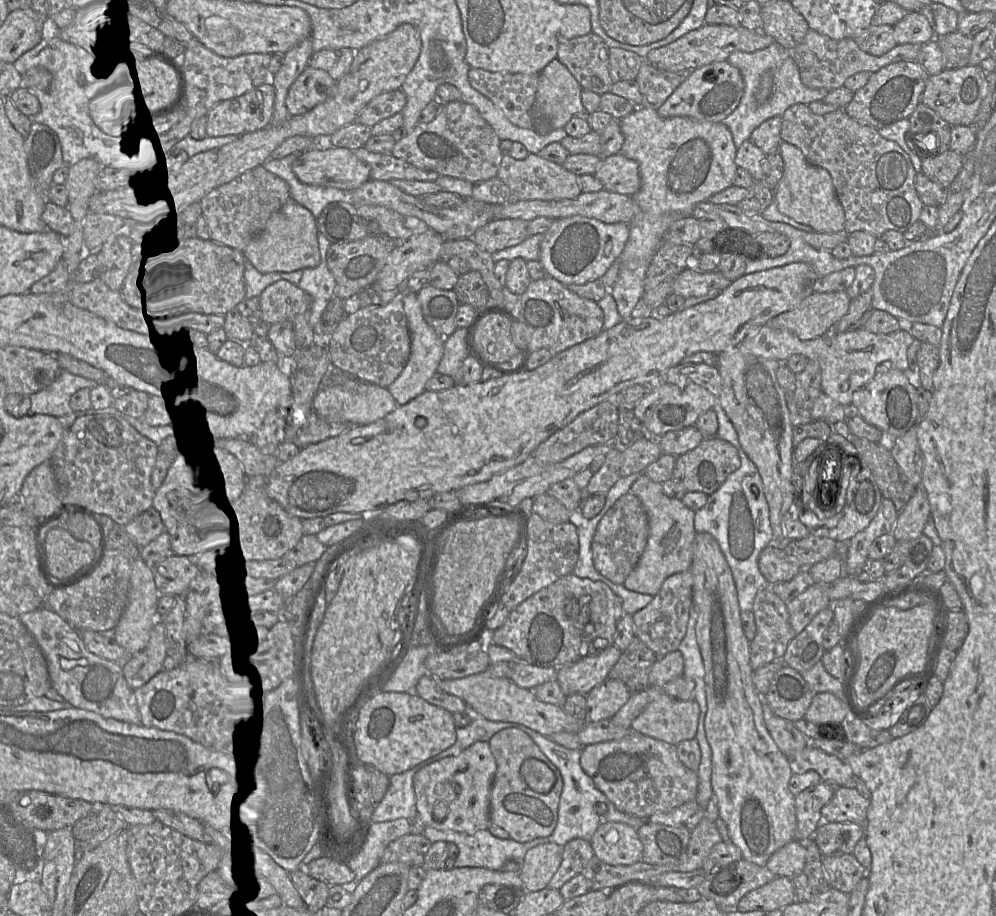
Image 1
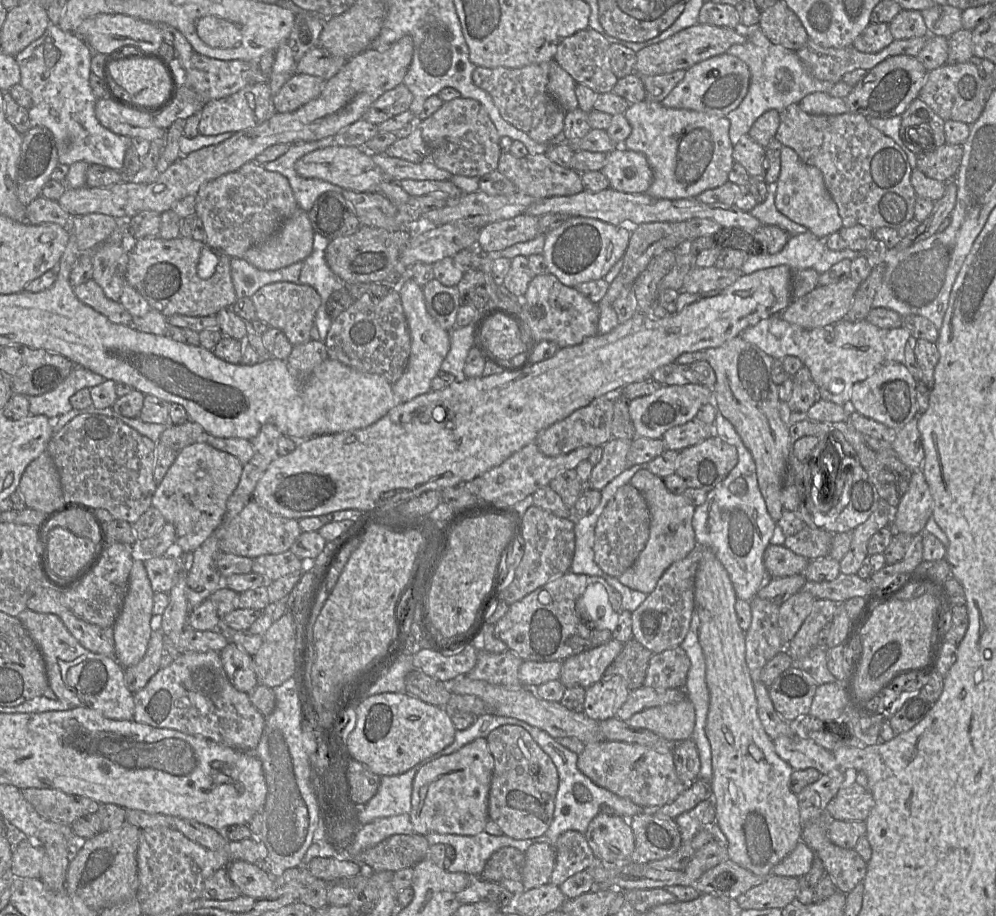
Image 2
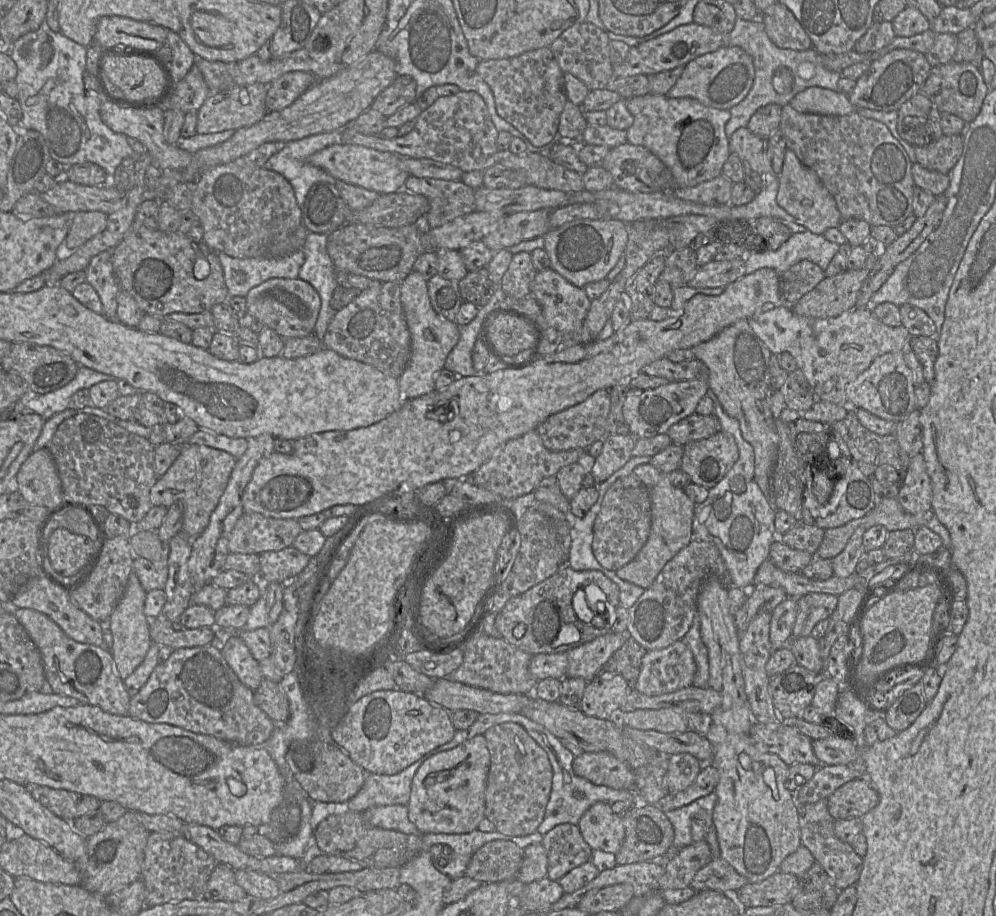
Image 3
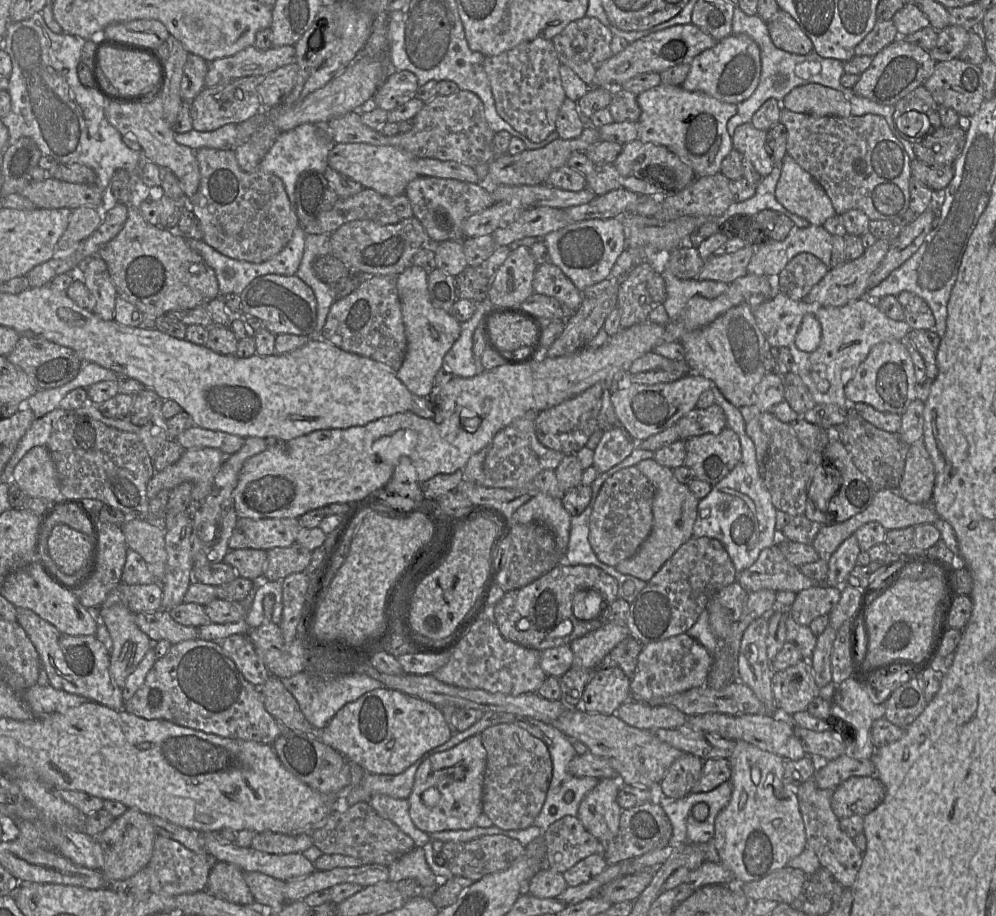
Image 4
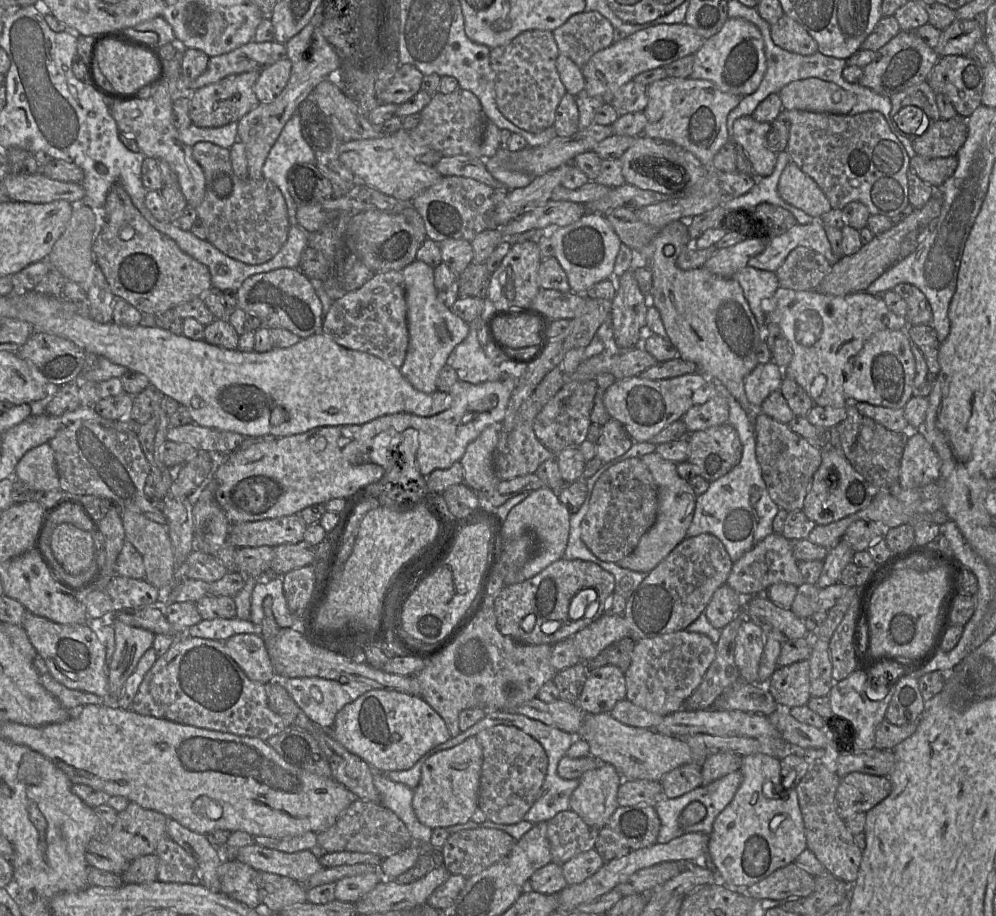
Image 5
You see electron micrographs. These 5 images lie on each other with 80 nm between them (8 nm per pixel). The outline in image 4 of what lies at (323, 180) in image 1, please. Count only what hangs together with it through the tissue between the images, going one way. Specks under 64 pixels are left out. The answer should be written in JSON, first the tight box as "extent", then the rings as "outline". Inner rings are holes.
{"extent":[327,143,418,196],"outline":[[[336,143],[327,158],[328,166],[384,196],[405,193],[407,185],[418,177],[415,159],[408,152],[394,146],[375,146],[367,143]]]}

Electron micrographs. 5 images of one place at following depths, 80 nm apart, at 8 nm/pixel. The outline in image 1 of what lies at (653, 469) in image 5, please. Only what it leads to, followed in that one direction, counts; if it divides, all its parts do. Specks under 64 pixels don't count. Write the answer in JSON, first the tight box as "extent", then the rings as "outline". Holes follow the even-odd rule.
{"extent":[623,474,696,596],"outline":[[[645,474],[632,484],[629,492],[639,498],[648,516],[648,540],[638,563],[623,585],[630,591],[655,596],[666,578],[675,573],[691,570],[696,535],[695,511],[688,508],[680,499],[666,496],[662,483],[652,481]]]}

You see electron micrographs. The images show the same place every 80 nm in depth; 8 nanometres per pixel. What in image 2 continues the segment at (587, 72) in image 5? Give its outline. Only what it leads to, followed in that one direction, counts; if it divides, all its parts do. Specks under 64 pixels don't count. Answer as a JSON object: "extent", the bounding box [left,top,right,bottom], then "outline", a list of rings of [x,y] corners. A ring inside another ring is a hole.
{"extent":[635,23,747,76],"outline":[[[698,23],[636,52],[635,73],[639,76],[663,75],[681,69],[687,70],[708,58],[727,53],[732,45],[744,44],[746,41],[747,36],[744,29],[731,29]]]}

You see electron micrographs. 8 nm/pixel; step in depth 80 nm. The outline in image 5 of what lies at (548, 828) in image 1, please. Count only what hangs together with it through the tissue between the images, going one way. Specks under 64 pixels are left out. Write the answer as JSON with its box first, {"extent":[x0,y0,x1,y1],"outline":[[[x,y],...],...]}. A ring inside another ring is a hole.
{"extent":[476,726,548,825],"outline":[[[515,726],[489,727],[476,734],[476,738],[483,752],[478,807],[496,824],[512,825],[525,820],[547,773],[548,757],[544,748]]]}

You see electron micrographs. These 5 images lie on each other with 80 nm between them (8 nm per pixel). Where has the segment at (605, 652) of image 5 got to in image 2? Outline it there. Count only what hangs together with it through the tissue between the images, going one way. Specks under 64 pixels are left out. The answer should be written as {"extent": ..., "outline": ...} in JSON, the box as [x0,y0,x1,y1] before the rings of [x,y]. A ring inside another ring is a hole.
{"extent":[604,638,653,691],"outline":[[[635,638],[624,643],[622,650],[607,667],[604,677],[620,675],[630,691],[644,684],[649,660],[653,652],[645,648]]]}

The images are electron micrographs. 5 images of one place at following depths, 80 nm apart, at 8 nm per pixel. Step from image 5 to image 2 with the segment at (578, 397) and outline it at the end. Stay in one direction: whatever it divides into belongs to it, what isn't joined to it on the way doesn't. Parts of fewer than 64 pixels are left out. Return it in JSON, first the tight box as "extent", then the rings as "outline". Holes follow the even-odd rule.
{"extent":[536,395,613,456],"outline":[[[605,395],[595,398],[587,406],[581,407],[568,417],[544,430],[536,440],[539,450],[546,456],[558,456],[583,446],[603,446],[612,438],[613,401]]]}

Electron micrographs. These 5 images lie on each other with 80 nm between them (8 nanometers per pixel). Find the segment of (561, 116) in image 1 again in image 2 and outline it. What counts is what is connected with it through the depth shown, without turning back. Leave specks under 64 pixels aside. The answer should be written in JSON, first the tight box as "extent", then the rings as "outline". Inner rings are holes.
{"extent":[547,60,578,112],"outline":[[[552,60],[547,91],[565,112],[578,108],[575,87],[575,80],[555,60]]]}

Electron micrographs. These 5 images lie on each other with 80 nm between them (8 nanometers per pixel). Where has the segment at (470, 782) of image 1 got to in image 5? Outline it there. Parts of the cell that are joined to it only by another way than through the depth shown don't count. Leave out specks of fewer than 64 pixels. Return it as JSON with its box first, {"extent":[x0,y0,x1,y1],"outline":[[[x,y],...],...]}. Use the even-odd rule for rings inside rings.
{"extent":[412,736,483,829],"outline":[[[476,736],[430,756],[422,765],[420,782],[414,788],[412,799],[412,807],[419,822],[435,829],[471,820],[478,808],[482,764],[483,752]]]}

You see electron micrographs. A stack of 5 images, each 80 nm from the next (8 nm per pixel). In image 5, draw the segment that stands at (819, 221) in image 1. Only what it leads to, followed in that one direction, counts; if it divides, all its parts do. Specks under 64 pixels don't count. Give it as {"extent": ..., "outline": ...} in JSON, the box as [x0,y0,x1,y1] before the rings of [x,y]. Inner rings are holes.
{"extent":[778,161,833,220],"outline":[[[790,161],[782,171],[778,181],[778,193],[785,202],[815,220],[820,220],[823,214],[833,209],[816,181],[804,173],[794,161]]]}

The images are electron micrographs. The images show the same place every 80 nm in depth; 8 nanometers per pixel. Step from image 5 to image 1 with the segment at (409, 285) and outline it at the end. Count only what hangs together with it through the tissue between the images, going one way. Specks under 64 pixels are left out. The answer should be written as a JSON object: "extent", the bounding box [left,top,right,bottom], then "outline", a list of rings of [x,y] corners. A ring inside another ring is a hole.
{"extent":[387,291,445,405],"outline":[[[401,291],[403,307],[410,333],[411,353],[404,369],[387,388],[398,405],[404,405],[425,391],[427,381],[437,372],[444,354],[445,338],[438,334],[424,319],[417,293]]]}

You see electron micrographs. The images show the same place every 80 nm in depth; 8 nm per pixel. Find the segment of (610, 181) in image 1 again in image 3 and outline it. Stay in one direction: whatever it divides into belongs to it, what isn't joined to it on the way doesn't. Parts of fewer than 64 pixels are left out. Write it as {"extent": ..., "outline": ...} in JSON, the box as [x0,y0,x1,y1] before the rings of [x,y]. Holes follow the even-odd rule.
{"extent":[602,143,671,193],"outline":[[[625,143],[612,148],[602,165],[613,177],[614,187],[632,193],[652,193],[657,191],[671,191],[670,187],[658,187],[657,174],[666,171],[666,166],[651,151],[644,146]]]}

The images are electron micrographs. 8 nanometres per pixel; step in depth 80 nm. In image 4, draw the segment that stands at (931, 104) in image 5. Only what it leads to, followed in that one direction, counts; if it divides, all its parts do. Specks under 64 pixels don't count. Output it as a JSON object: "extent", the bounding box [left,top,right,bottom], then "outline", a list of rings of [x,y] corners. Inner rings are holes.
{"extent":[893,85,942,133],"outline":[[[924,85],[917,87],[895,105],[893,114],[894,123],[897,122],[902,114],[912,110],[923,113],[928,117],[930,122],[929,133],[932,133],[942,126],[939,115],[939,105]]]}

